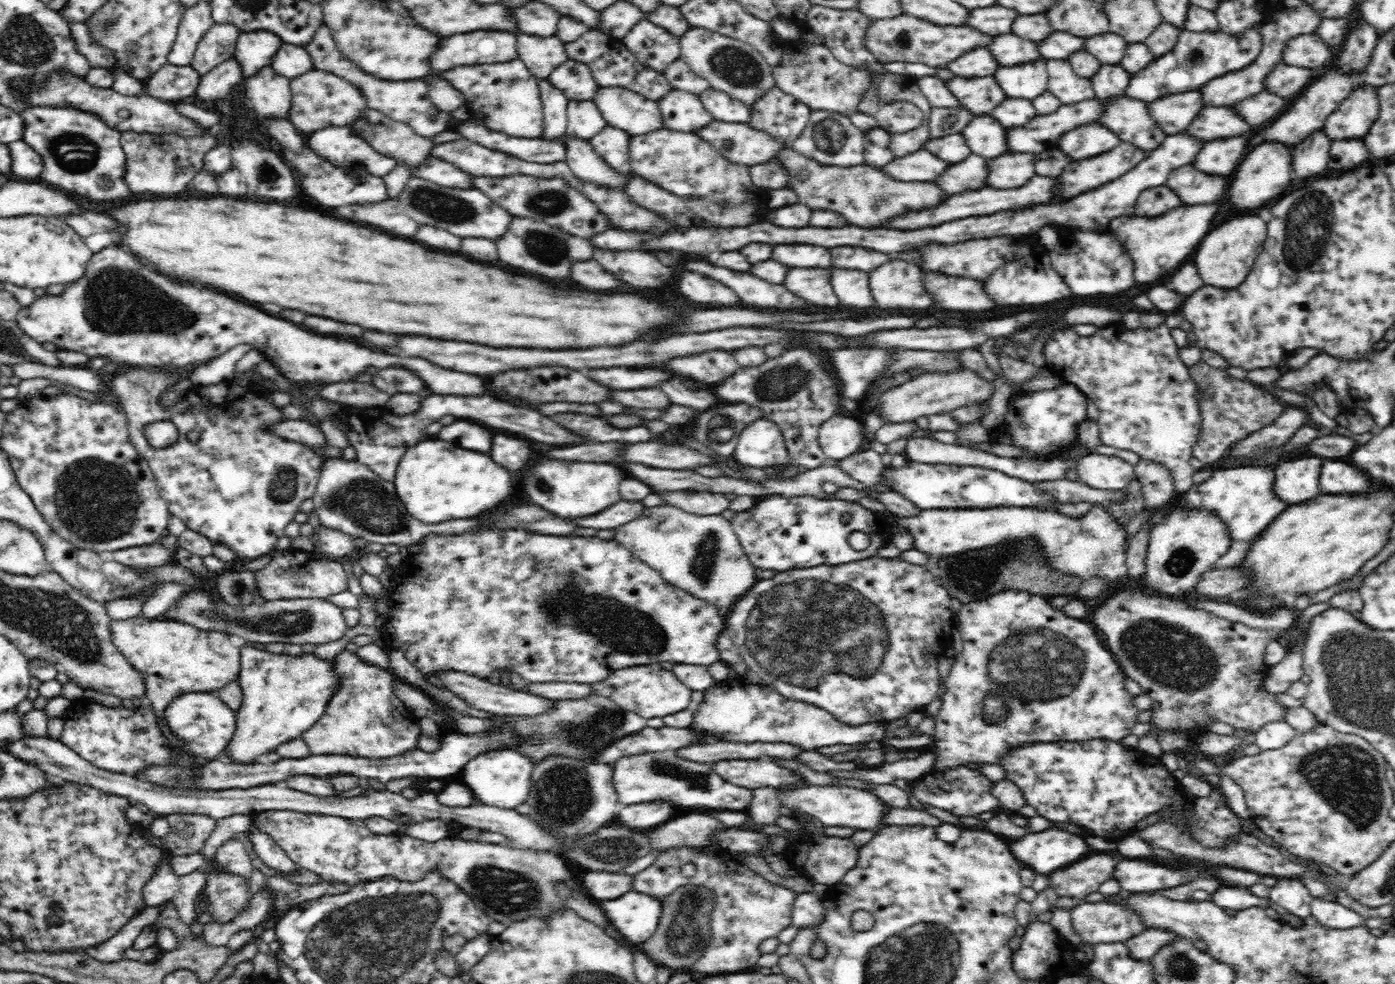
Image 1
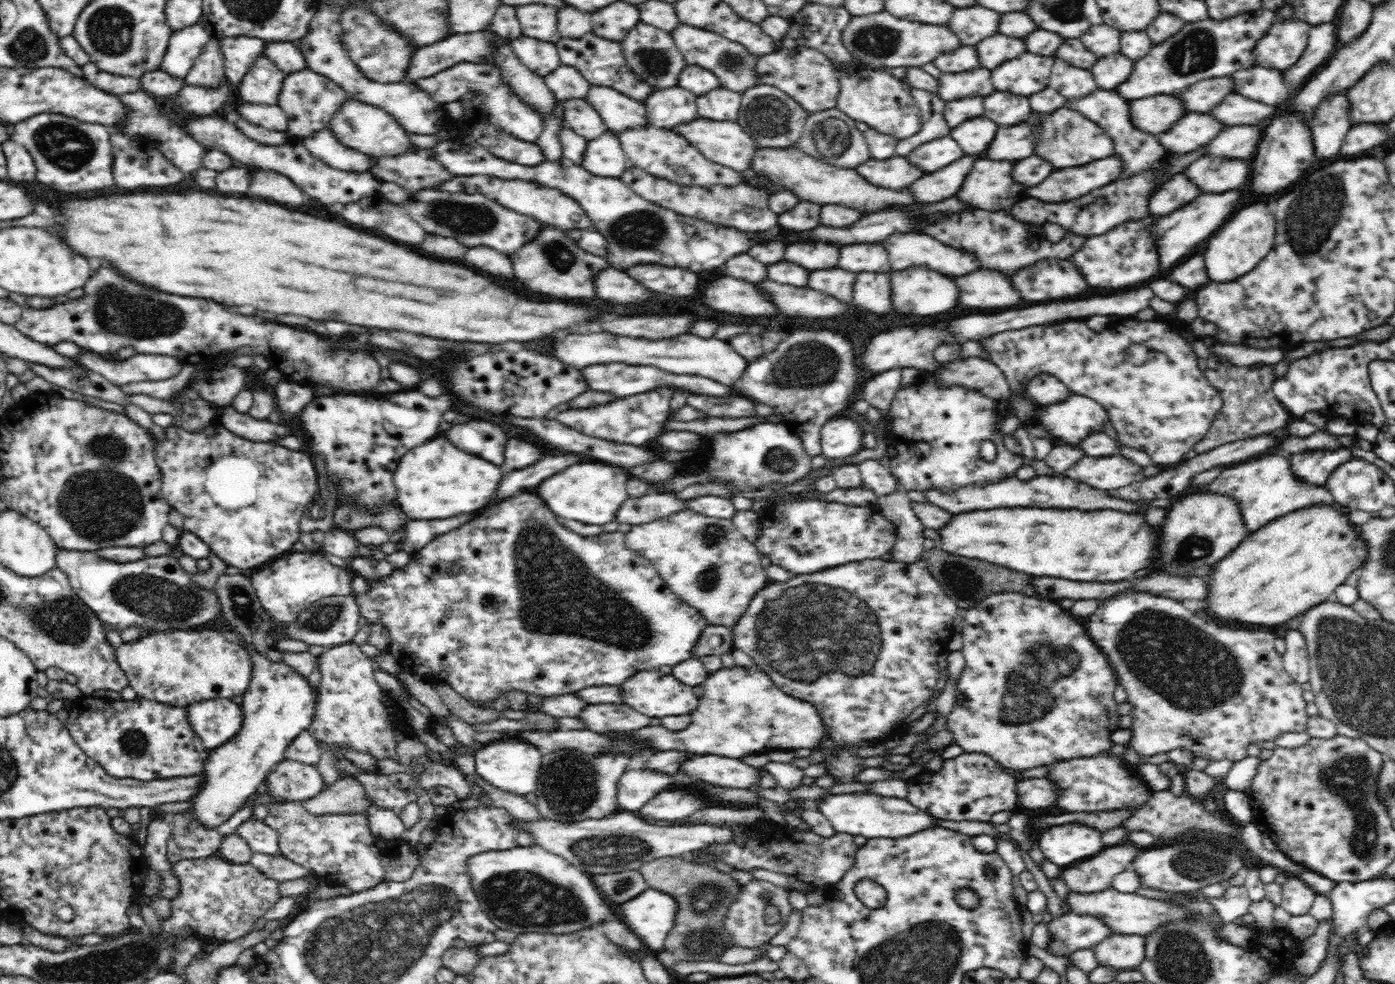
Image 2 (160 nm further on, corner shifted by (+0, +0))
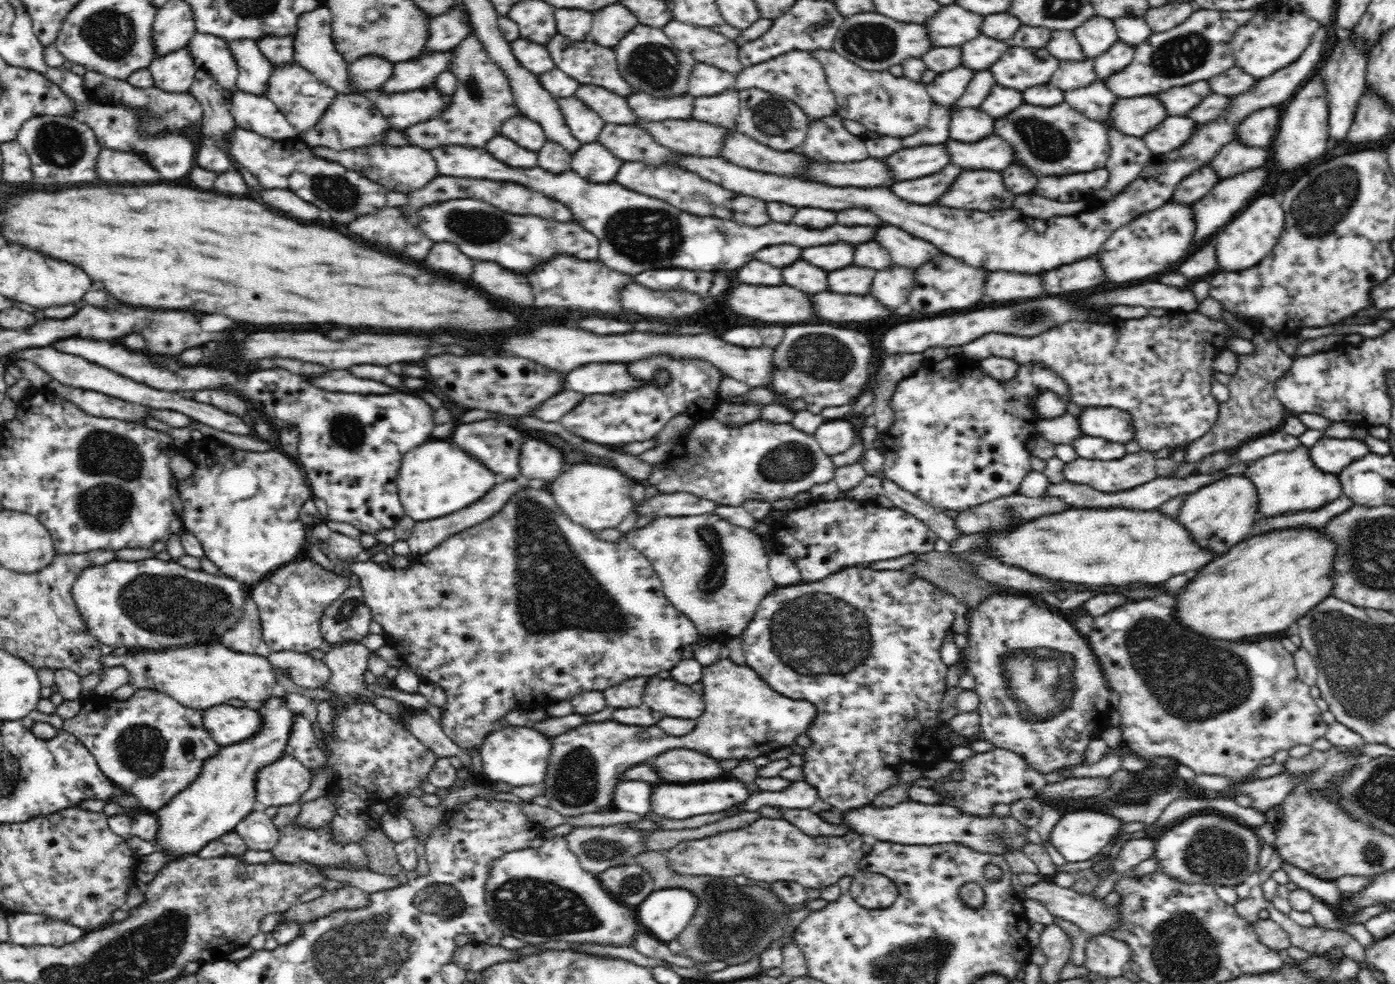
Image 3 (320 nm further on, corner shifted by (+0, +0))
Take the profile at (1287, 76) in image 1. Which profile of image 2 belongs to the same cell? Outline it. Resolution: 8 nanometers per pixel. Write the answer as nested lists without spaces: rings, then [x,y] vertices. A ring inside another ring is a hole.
[[[1250,67],[1236,70],[1228,76],[1234,85],[1234,92],[1276,107],[1281,102],[1288,100],[1288,89],[1279,70],[1264,67]]]

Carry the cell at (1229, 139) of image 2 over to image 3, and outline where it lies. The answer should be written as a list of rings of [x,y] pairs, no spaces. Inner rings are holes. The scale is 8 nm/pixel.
[[[1278,105],[1254,111],[1242,121],[1235,136],[1248,146],[1268,146],[1275,139],[1281,114]]]

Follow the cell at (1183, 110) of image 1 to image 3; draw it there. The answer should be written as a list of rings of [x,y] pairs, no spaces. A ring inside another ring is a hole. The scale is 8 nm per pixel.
[[[1118,98],[1110,110],[1110,122],[1106,120],[1103,124],[1112,124],[1112,128],[1120,130],[1122,134],[1142,138],[1146,132],[1164,122],[1166,116],[1168,114],[1162,102],[1156,98]]]

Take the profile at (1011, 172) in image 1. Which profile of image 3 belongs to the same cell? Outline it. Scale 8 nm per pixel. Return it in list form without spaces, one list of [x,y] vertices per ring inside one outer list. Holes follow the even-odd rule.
[[[968,170],[956,178],[938,206],[988,212],[1012,209],[1015,196],[1004,187],[1002,173],[991,170]]]

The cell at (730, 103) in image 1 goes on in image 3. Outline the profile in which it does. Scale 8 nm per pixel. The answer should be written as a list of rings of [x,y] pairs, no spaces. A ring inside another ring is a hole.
[[[726,91],[709,97],[694,97],[693,101],[692,119],[720,125],[728,130],[736,127],[740,104],[737,91]]]

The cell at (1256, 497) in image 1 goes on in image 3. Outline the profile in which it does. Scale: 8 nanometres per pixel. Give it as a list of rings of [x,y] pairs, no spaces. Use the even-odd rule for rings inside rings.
[[[1296,446],[1292,451],[1281,451],[1249,464],[1250,468],[1243,473],[1249,478],[1260,495],[1260,516],[1274,516],[1288,510],[1316,510],[1339,498],[1344,489],[1336,474],[1328,474],[1318,469],[1310,457],[1310,448]]]

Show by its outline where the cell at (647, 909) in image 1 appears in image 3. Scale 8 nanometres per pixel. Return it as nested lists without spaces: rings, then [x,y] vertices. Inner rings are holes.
[[[674,887],[656,889],[647,896],[644,903],[633,909],[638,914],[640,924],[650,930],[650,936],[667,944],[678,939],[678,936],[684,932],[686,926],[692,922],[698,907],[700,907],[700,900],[691,890]]]

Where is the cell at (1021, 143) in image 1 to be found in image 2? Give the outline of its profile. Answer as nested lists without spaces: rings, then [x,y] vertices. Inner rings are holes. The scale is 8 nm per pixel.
[[[1020,123],[1020,126],[998,128],[998,132],[988,148],[973,156],[978,159],[1016,162],[1028,158],[1030,155],[1032,155],[1030,129],[1026,123]]]

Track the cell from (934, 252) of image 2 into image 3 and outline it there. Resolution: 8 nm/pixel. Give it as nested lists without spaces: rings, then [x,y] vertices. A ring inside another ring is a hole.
[[[896,226],[878,228],[874,240],[880,242],[884,248],[888,248],[894,264],[906,268],[918,268],[941,252],[930,242],[914,238]]]

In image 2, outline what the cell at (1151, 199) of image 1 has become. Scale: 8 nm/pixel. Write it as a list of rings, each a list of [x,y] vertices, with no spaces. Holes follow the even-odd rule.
[[[1185,173],[1175,174],[1149,198],[1149,209],[1151,214],[1167,215],[1191,203],[1202,193]]]

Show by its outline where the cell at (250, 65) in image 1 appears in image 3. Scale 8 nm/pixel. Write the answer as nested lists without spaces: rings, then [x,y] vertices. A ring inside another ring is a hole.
[[[196,32],[190,38],[186,49],[190,51],[190,57],[194,59],[197,69],[206,71],[223,89],[235,88],[238,65],[223,38]]]

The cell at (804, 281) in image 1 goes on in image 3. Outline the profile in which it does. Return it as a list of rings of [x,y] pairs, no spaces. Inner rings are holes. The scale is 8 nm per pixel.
[[[848,266],[838,272],[830,272],[828,288],[838,294],[868,294],[876,270]]]

